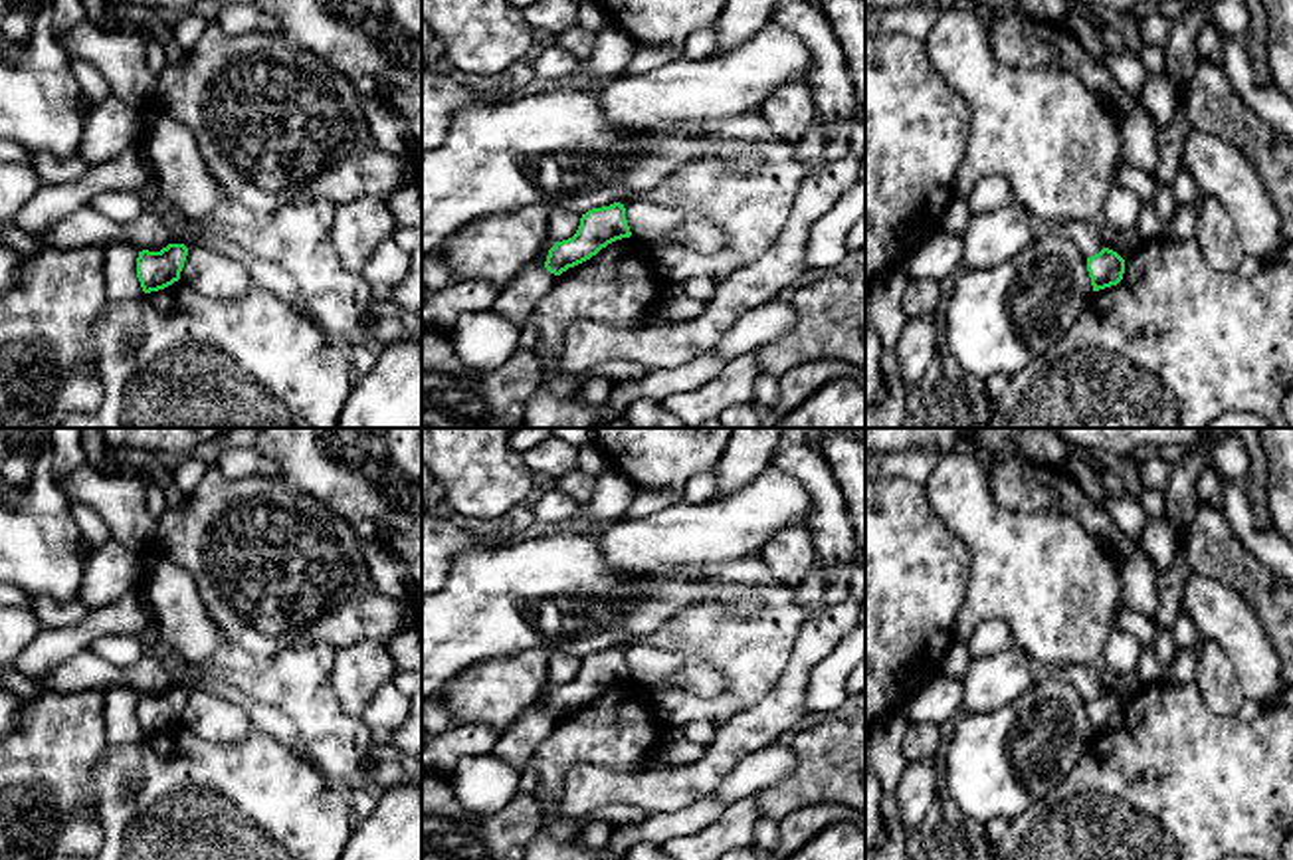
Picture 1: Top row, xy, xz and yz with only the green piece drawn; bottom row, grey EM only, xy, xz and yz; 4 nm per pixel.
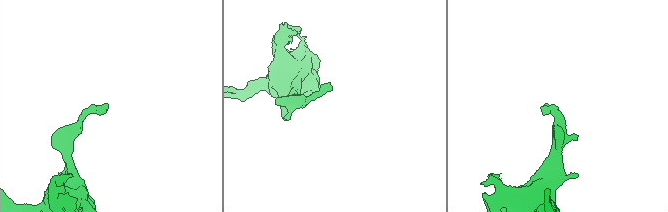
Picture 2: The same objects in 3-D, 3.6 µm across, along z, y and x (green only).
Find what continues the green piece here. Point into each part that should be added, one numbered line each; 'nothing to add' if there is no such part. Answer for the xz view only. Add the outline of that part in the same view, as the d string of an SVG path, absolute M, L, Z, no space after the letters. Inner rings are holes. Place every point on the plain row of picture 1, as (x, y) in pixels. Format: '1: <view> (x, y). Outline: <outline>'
nothing to add

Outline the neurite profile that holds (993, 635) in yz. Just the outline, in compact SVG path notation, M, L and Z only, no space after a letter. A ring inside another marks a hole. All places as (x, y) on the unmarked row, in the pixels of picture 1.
M988 618L978 624L966 642L972 658L990 656L1014 644L1012 630L1002 618Z

